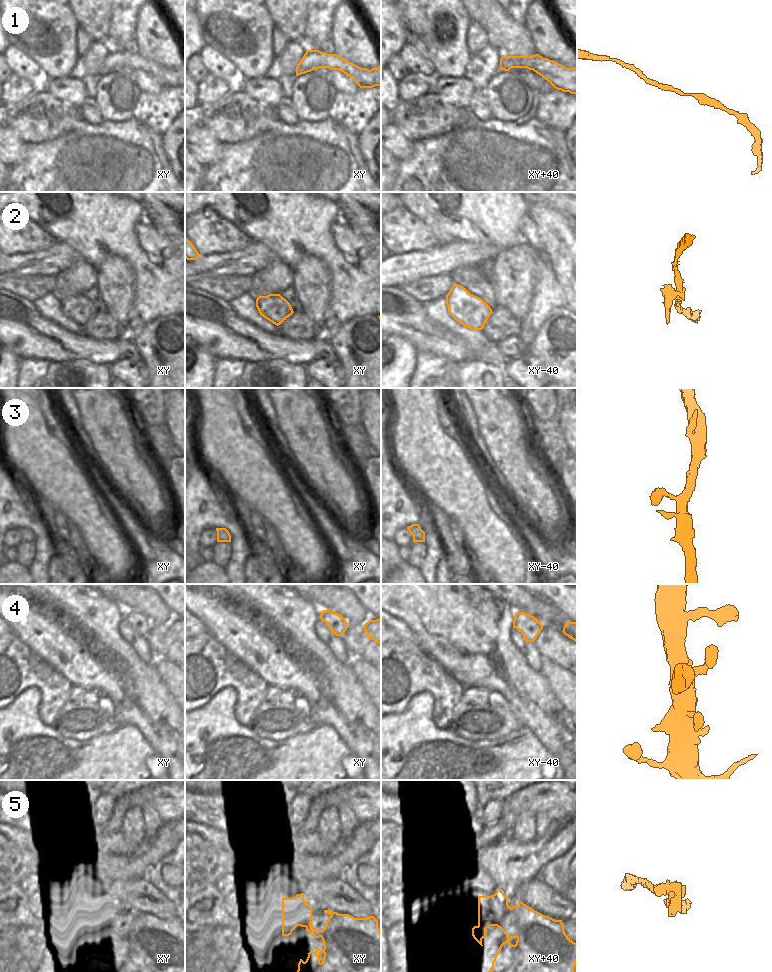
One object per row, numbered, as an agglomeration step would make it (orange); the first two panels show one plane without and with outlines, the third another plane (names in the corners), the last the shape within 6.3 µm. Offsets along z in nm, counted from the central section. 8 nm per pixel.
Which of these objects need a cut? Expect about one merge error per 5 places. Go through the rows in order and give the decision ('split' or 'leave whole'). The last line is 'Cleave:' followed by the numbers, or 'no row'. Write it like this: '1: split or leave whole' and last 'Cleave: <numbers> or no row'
1: leave whole
2: leave whole
3: leave whole
4: leave whole
5: split
Cleave: 5

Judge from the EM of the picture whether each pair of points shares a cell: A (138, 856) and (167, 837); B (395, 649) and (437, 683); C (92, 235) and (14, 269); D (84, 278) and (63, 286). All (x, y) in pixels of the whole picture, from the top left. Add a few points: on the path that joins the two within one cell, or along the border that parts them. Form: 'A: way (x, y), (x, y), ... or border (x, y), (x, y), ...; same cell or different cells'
A: way (145, 854), (160, 844); same cell
B: way (405, 659), (419, 673), (427, 675); same cell
C: border (56, 241), (66, 242), (82, 259); different cells
D: way (79, 278), (68, 283); same cell

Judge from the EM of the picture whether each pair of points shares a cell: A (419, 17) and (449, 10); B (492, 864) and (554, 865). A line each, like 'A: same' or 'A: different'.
A: same
B: different

